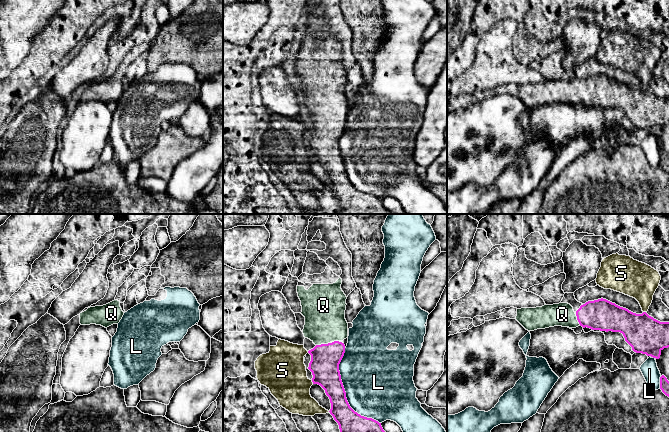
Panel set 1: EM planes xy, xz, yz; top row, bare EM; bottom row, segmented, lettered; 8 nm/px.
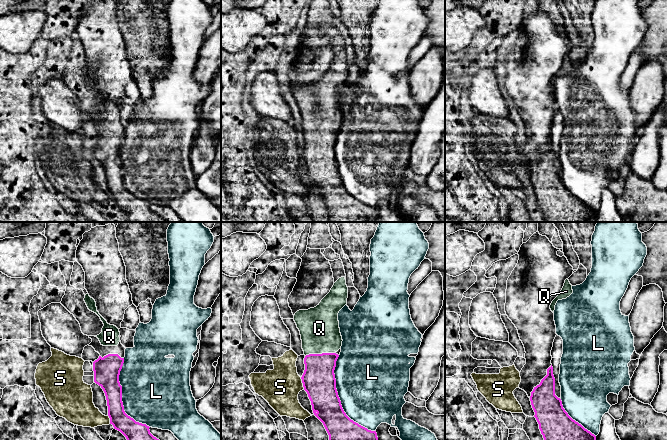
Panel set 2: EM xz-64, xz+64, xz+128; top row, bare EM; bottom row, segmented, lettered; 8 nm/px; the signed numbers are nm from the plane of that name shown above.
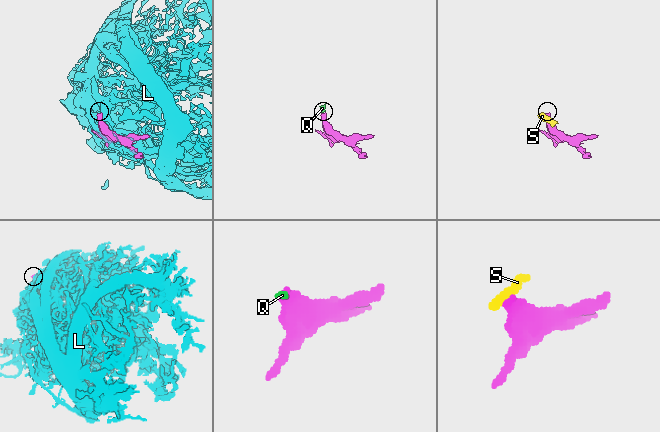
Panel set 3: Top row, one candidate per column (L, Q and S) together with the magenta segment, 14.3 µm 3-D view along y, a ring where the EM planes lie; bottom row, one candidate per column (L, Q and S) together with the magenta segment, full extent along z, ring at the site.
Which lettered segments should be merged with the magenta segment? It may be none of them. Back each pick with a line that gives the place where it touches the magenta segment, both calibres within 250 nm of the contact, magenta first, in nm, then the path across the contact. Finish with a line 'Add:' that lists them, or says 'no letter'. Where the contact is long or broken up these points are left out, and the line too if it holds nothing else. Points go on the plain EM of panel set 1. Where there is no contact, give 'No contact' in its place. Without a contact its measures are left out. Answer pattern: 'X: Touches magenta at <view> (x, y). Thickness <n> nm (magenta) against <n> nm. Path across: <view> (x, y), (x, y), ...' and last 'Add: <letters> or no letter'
Q: Touches magenta at xz (322, 120). Thickness 240 nm (magenta) against 320 nm. Path across: xz (325, 134), (322, 120), (324, 89)
Add: Q

